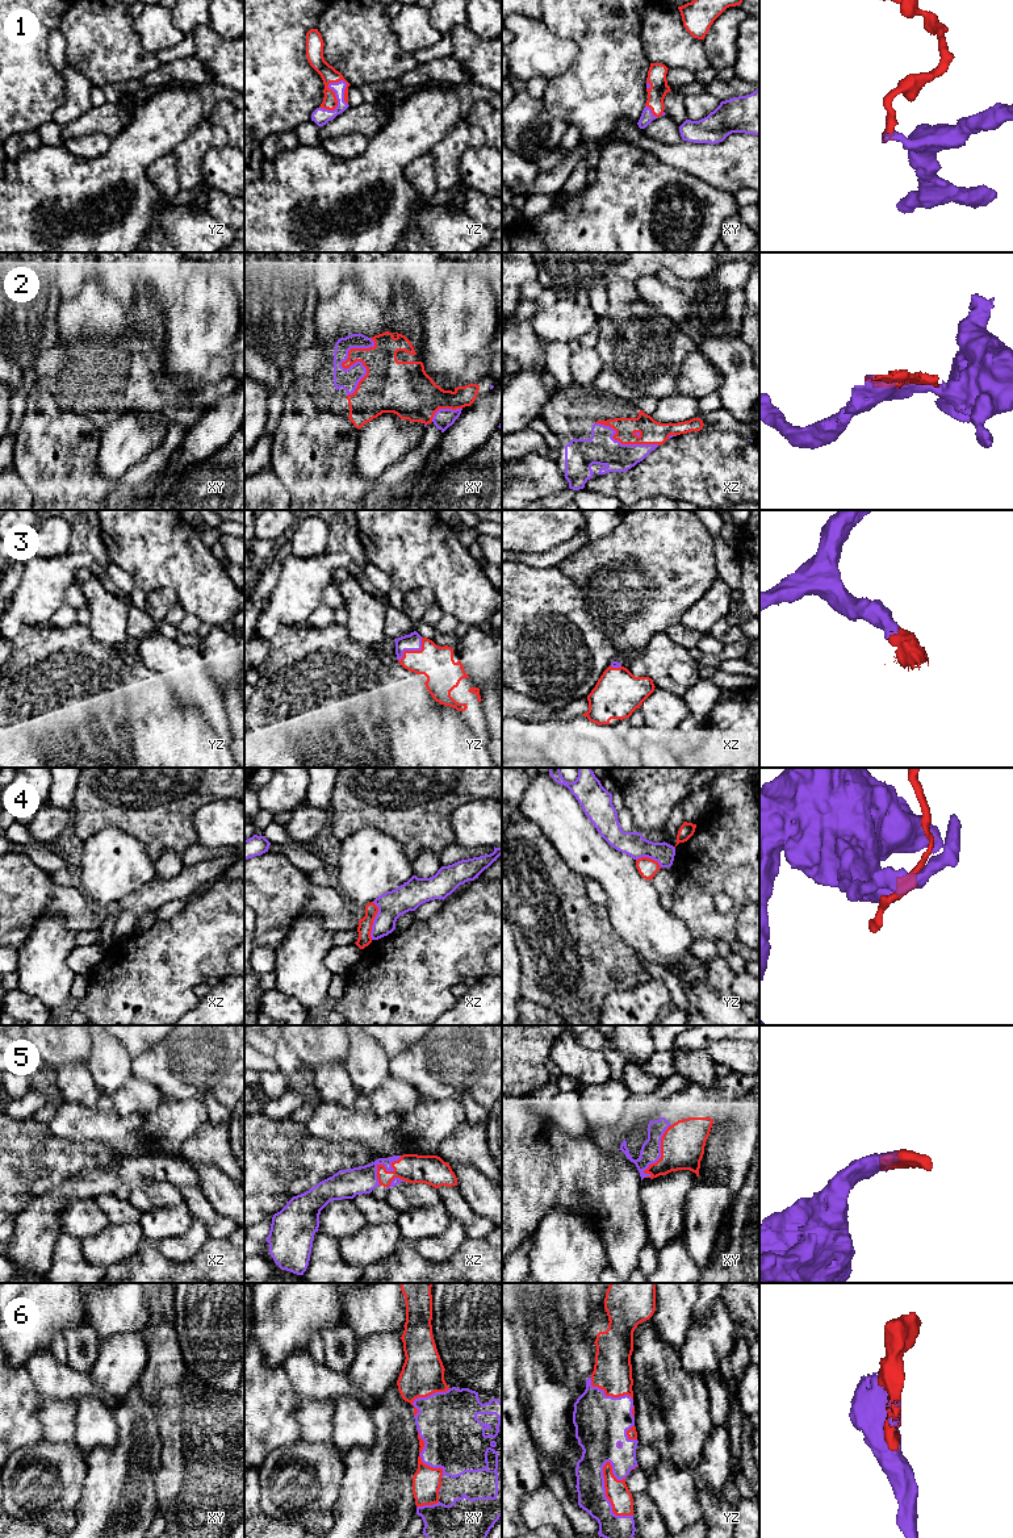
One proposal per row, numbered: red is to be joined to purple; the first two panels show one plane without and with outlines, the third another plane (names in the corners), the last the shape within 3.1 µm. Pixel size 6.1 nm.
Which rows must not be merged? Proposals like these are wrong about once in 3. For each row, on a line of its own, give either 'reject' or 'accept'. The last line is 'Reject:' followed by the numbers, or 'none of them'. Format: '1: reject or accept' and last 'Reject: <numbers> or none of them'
1: accept
2: accept
3: accept
4: reject
5: accept
6: accept
Reject: 4

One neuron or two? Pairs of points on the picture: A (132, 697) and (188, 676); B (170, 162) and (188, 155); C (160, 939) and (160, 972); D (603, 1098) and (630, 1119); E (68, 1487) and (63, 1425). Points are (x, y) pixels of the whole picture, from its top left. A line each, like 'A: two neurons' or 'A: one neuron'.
A: two neurons
B: two neurons
C: one neuron
D: two neurons
E: two neurons

